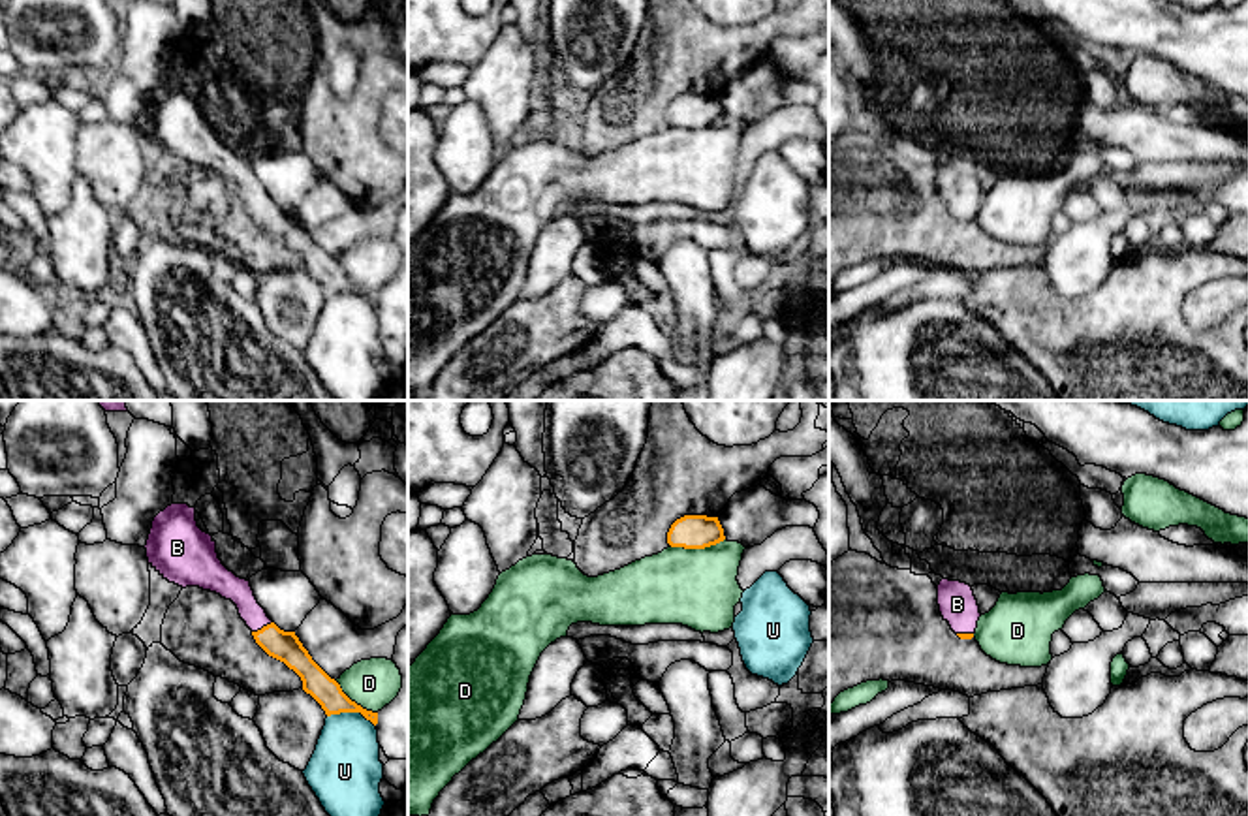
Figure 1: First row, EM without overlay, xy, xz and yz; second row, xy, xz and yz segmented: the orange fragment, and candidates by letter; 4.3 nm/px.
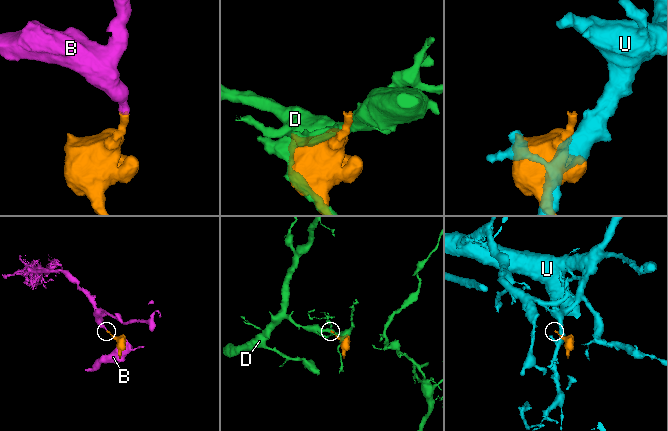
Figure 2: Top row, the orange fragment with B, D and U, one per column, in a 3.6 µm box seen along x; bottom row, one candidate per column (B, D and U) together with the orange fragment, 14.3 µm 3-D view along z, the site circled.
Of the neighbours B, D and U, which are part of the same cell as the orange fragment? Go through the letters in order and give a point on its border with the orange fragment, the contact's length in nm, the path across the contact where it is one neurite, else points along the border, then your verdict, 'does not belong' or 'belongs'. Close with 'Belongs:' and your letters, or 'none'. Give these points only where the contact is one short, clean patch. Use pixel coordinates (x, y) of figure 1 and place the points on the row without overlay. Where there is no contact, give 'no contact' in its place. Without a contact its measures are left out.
B: meets orange in xy at (264, 205); contact 100 nm long; runs through xy (282, 224), (264, 205), (226, 162); belongs
D: meets orange in xz at (696, 126); contact 240 nm long; does not belong
U: meets orange in xy at (352, 290); contact 220 nm long; border along xy (327, 294), (361, 292), (374, 305); does not belong
Belongs: B

